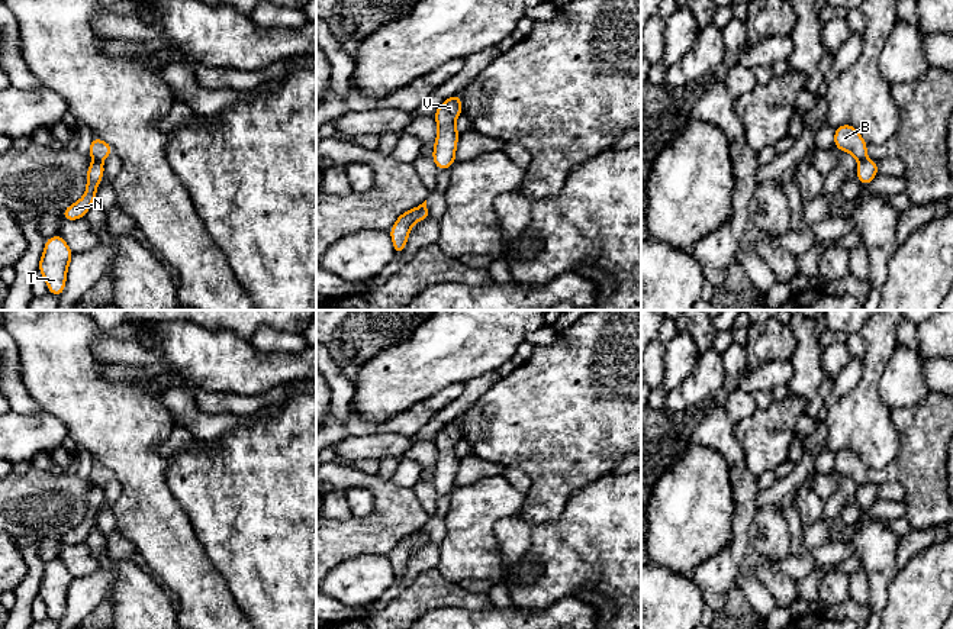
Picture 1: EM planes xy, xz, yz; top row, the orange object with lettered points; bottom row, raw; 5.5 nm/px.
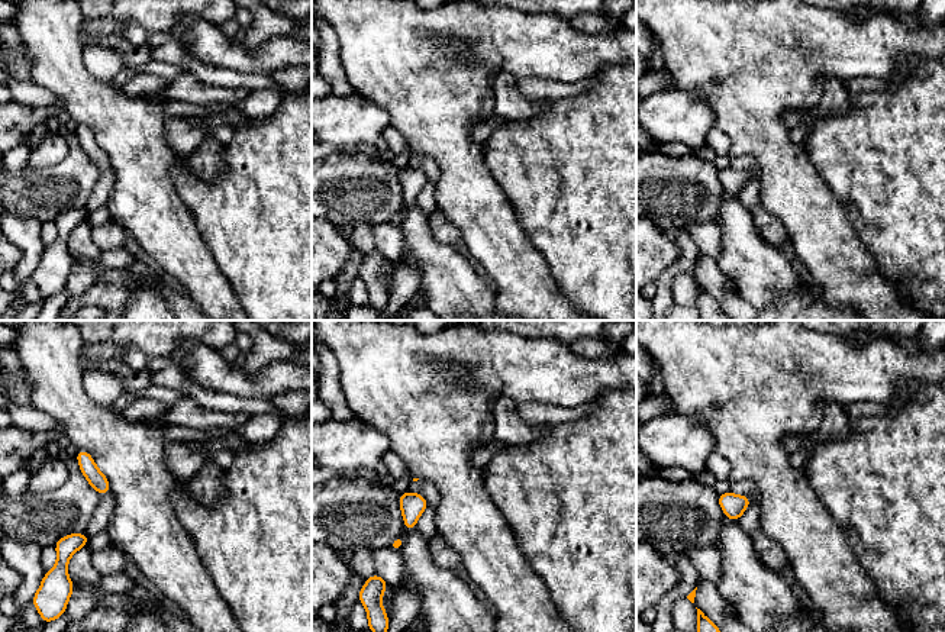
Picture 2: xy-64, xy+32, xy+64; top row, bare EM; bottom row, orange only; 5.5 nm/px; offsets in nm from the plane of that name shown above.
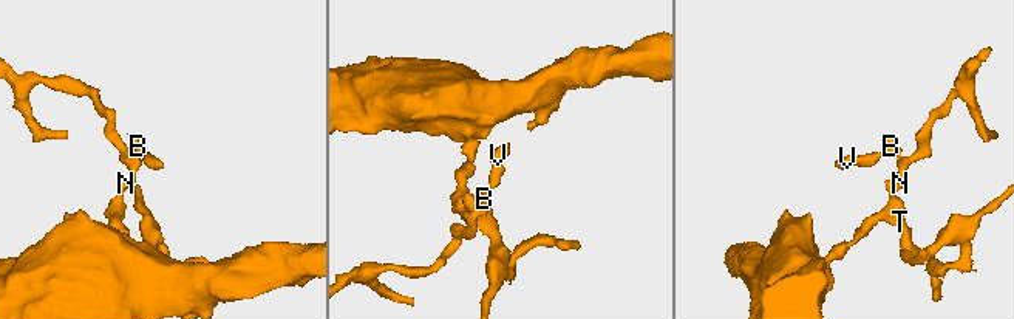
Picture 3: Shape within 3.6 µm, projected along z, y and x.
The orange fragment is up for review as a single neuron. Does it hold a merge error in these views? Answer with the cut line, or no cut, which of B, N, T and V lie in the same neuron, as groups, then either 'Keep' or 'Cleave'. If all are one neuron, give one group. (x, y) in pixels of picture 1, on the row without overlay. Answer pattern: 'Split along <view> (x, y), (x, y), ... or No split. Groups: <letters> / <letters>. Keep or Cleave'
Split along xy (93, 483), (100, 487). Groups: B V / N T. Cleave

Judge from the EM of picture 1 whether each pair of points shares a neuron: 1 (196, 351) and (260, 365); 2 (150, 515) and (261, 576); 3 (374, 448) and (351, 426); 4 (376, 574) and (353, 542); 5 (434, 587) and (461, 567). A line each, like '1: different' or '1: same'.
1: same
2: different
3: different
4: different
5: different

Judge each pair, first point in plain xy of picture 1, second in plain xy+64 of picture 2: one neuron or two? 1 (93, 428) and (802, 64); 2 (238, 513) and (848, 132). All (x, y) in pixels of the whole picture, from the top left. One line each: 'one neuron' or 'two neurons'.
1: one neuron
2: one neuron

